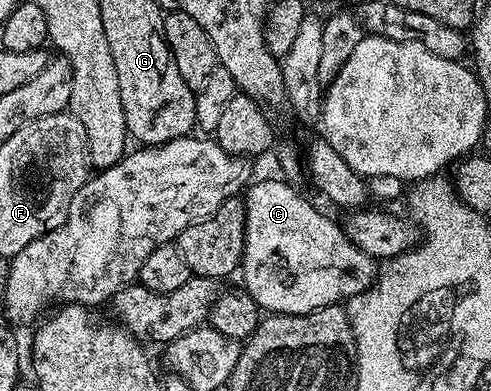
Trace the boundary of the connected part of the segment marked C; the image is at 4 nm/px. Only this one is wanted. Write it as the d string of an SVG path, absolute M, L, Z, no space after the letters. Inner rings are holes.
M278 178L279 180L259 180L246 189L245 203L245 222L243 223L243 262L241 265L241 277L243 276L242 287L246 292L255 299L255 303L260 309L267 314L278 314L281 316L292 316L293 314L309 314L313 310L321 310L330 304L339 304L350 300L353 294L357 294L364 285L375 283L375 269L377 262L372 256L365 256L360 248L353 246L353 242L347 236L346 231L342 227L339 228L326 216L323 212L318 212L301 193L295 189L294 183L288 182L286 179Z

